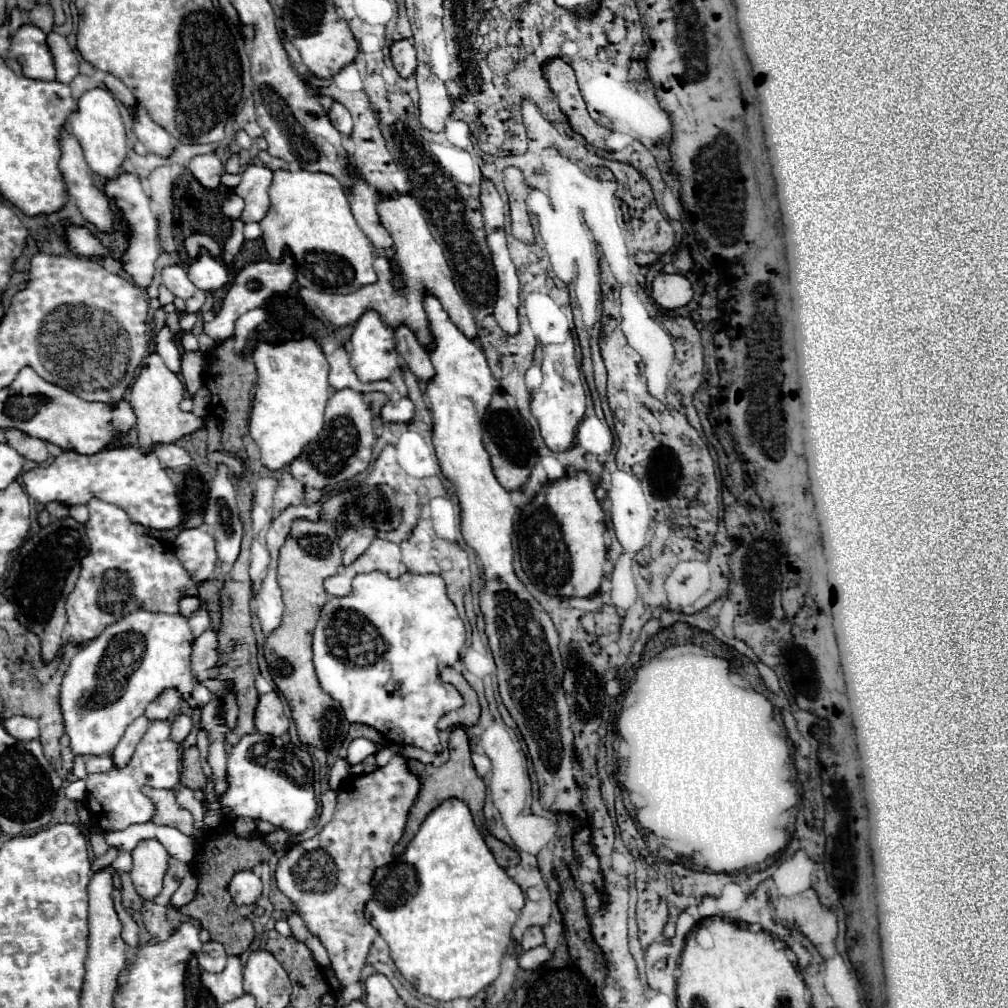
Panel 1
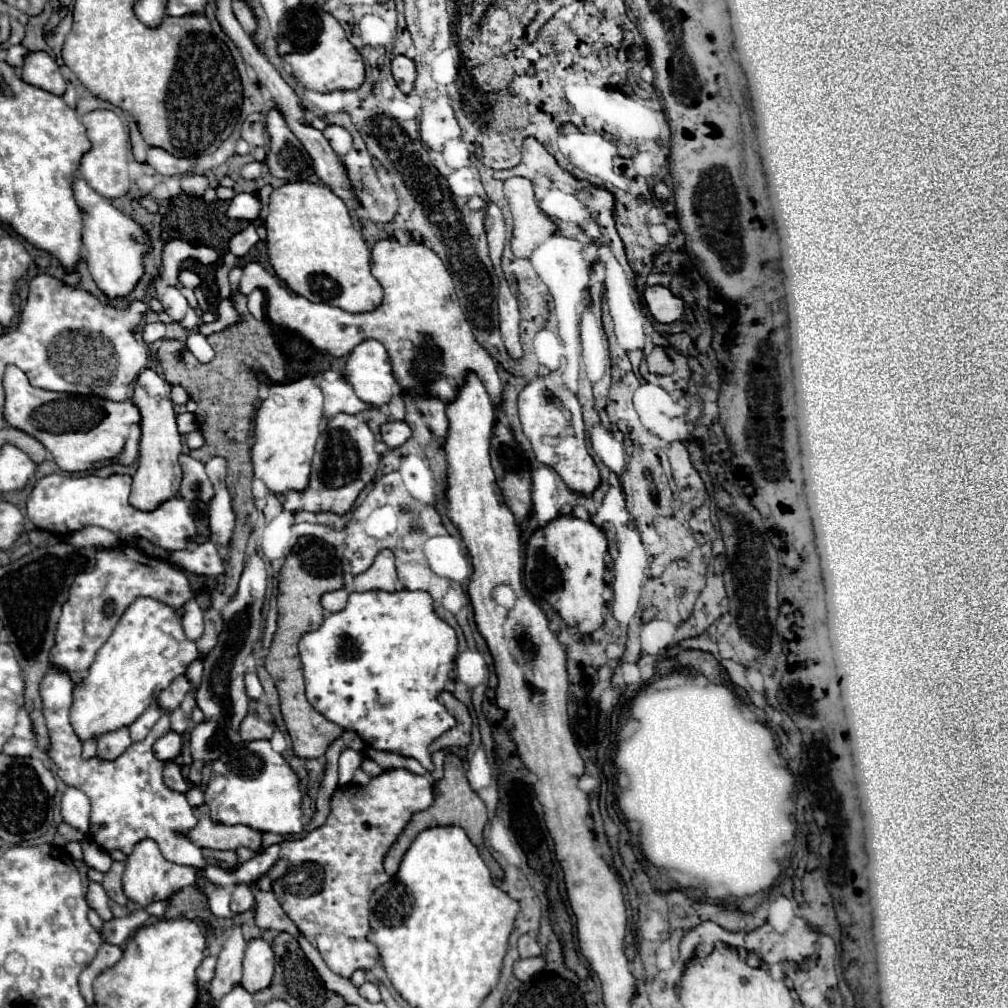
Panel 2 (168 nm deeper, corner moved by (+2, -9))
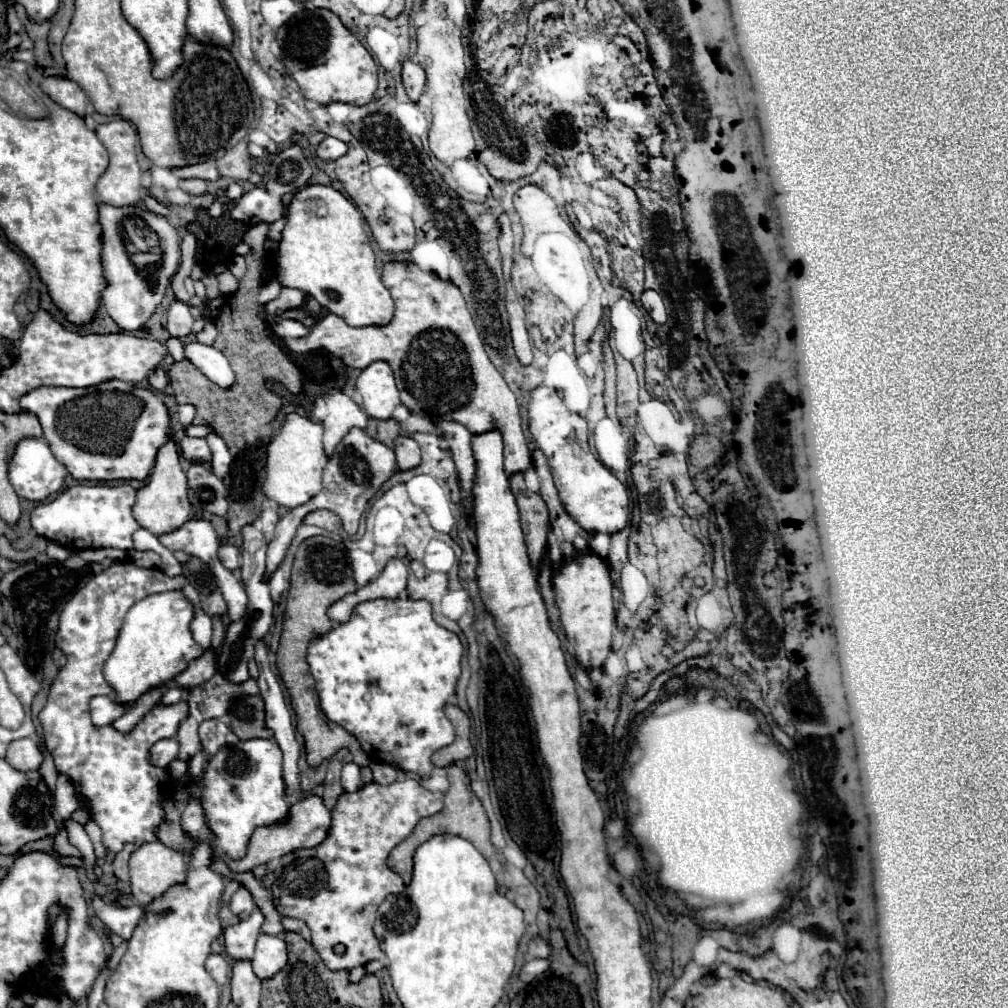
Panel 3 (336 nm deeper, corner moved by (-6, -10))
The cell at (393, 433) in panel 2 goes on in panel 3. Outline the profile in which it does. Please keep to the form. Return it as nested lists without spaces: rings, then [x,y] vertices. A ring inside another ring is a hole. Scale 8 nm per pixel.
[[[401,434],[395,440],[395,454],[397,454],[397,466],[399,466],[399,470],[413,470],[413,468],[417,468],[421,464],[419,446],[407,434]]]

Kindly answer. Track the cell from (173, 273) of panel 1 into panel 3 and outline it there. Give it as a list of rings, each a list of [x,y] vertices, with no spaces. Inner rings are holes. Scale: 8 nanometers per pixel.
[[[173,300],[169,310],[167,310],[167,316],[169,316],[167,330],[173,338],[185,338],[185,336],[191,334],[191,328],[193,328],[195,320],[193,320],[187,304],[183,304],[179,300]]]

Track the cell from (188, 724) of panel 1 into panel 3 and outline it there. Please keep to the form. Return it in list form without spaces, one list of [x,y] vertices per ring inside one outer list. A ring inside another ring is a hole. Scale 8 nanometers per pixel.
[[[175,738],[159,740],[159,742],[153,744],[153,748],[149,750],[151,764],[153,764],[153,766],[159,766],[159,768],[167,768],[167,766],[177,758],[177,750],[179,750],[179,744],[177,744]]]

